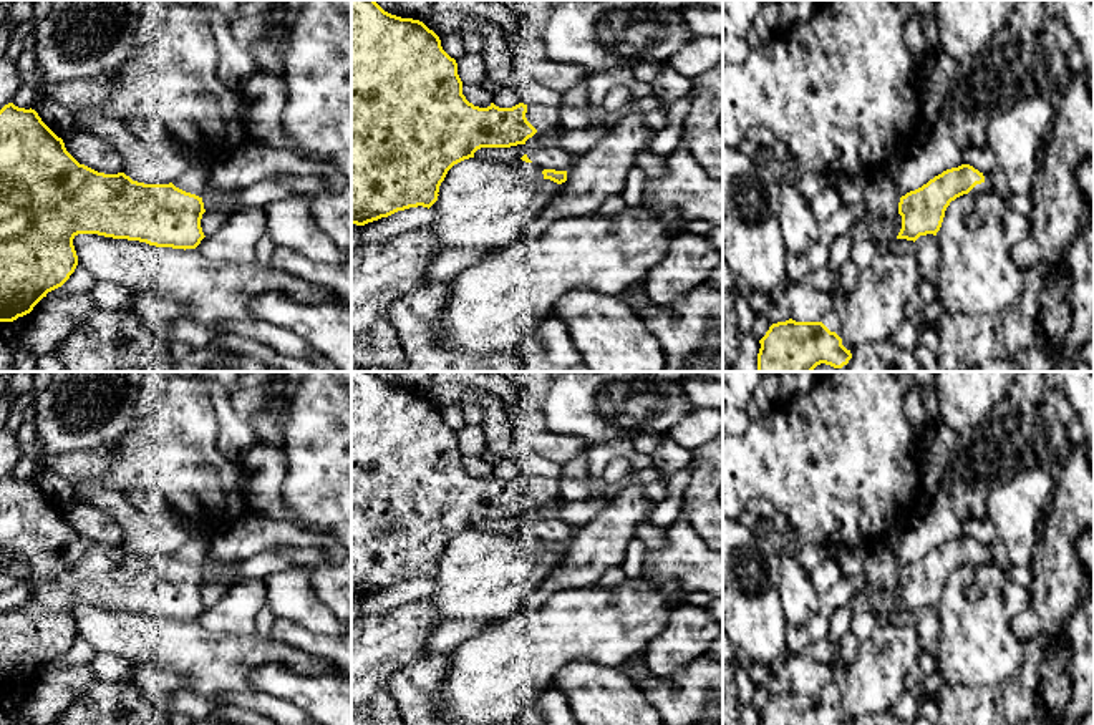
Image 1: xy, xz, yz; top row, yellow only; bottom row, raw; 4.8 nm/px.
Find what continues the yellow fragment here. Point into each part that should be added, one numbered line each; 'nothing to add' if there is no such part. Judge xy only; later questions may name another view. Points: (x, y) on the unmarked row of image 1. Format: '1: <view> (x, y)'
nothing to add

